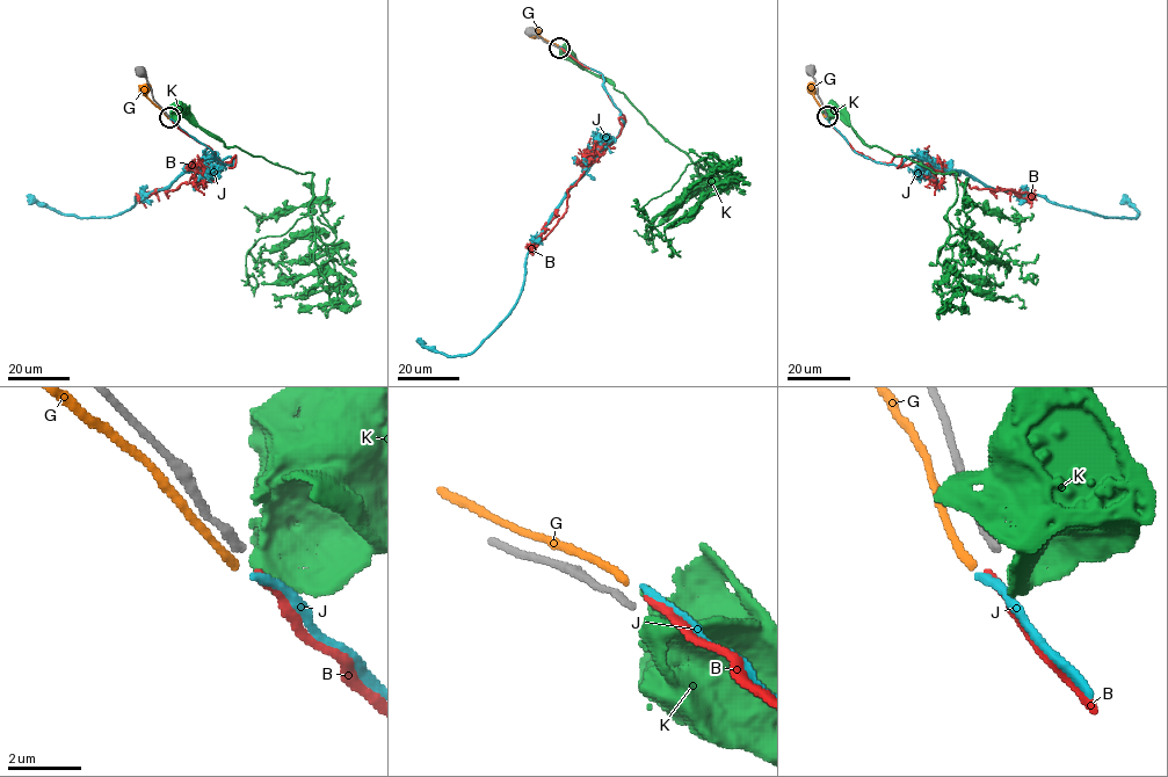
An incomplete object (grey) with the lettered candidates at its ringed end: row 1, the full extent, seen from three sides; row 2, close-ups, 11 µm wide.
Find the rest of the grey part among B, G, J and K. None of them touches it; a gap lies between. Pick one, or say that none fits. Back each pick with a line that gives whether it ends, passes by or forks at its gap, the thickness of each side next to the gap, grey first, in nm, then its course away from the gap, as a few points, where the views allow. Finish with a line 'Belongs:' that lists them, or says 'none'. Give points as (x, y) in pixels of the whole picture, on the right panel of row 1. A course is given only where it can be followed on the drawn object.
Belongs: none

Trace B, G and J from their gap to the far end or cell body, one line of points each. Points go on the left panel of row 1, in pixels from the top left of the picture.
B: (171, 118), (220, 162), (236, 155), (236, 164), (216, 165), (176, 189), (152, 193), (164, 189), (168, 198)
G: (168, 117), (142, 92), (144, 87)
J: (171, 120), (232, 166), (229, 157), (187, 171), (168, 187), (140, 194), (117, 215), (57, 212), (27, 195)

